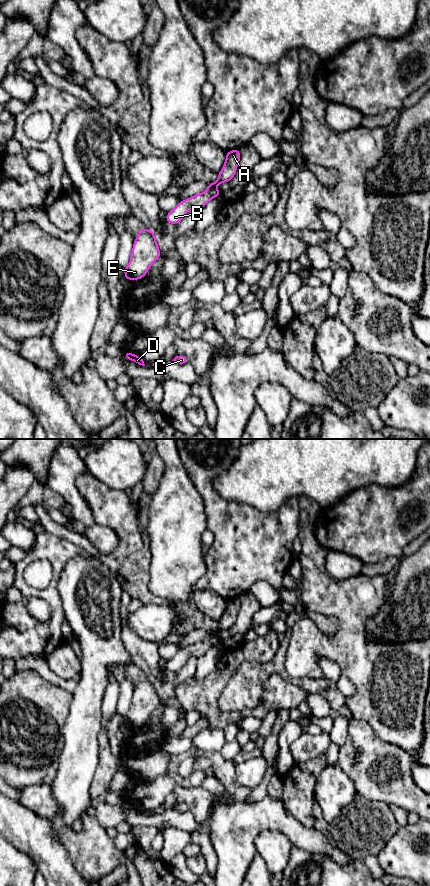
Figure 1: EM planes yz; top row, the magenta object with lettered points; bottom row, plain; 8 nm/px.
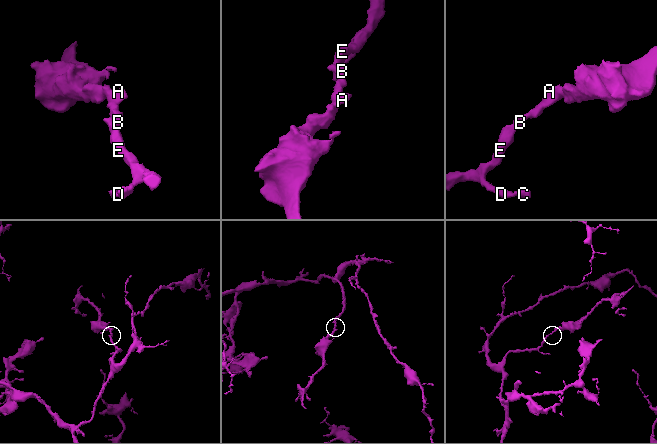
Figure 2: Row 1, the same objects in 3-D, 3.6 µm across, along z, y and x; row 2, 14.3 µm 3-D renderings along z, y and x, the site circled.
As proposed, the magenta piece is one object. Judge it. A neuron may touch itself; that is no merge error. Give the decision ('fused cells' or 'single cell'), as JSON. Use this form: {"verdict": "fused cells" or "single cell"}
{"verdict": "single cell"}

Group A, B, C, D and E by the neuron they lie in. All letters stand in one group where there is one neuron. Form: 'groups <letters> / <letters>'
groups A B C D E

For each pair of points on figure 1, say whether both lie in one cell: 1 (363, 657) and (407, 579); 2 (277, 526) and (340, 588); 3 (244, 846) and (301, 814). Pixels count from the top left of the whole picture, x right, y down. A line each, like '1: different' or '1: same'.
1: different
2: different
3: different

